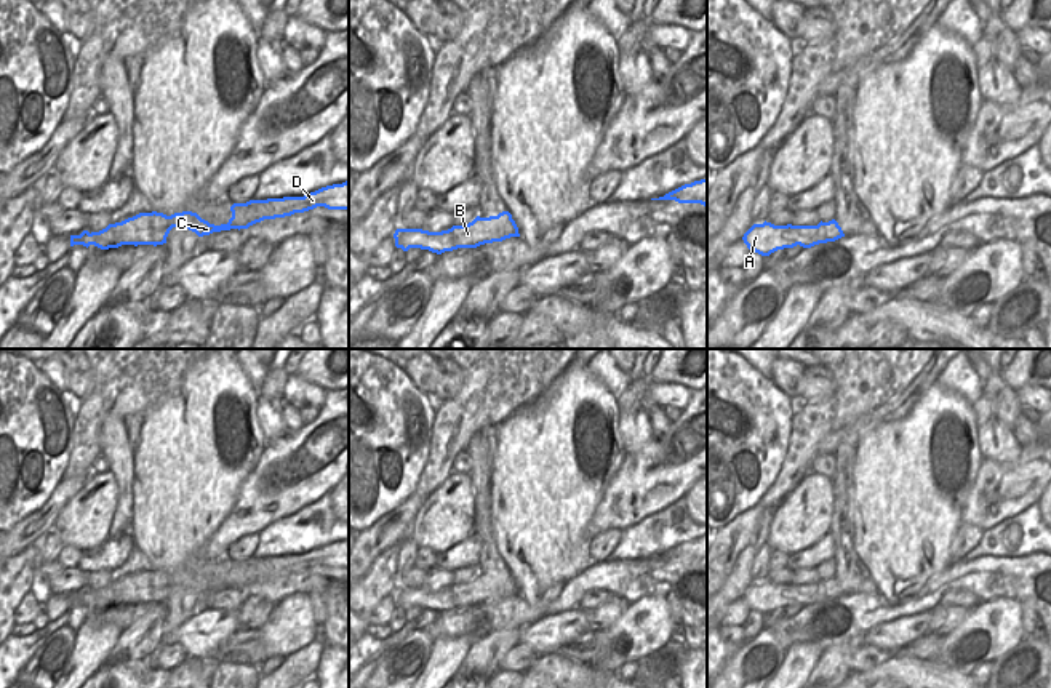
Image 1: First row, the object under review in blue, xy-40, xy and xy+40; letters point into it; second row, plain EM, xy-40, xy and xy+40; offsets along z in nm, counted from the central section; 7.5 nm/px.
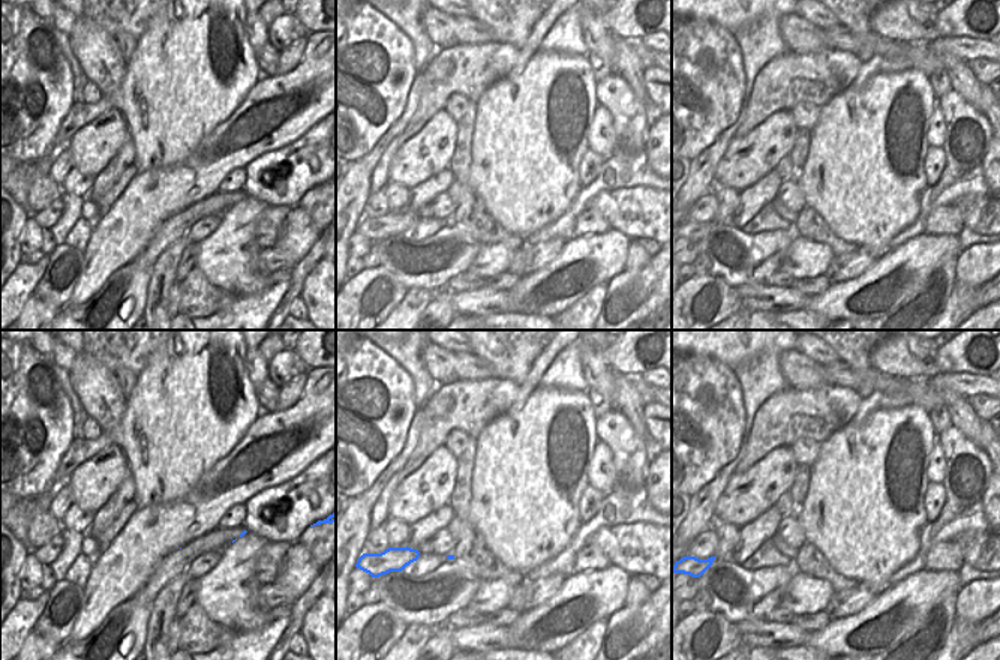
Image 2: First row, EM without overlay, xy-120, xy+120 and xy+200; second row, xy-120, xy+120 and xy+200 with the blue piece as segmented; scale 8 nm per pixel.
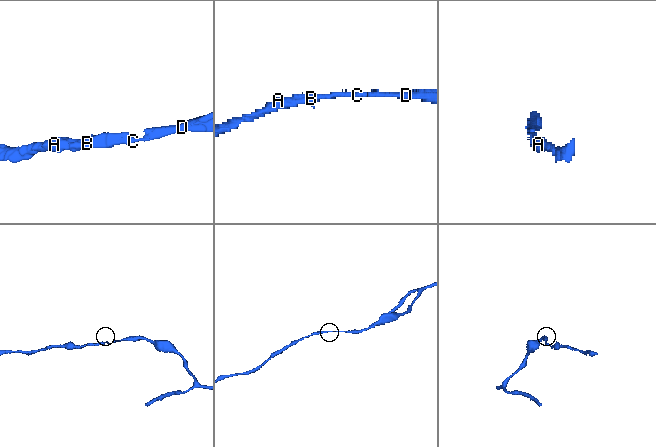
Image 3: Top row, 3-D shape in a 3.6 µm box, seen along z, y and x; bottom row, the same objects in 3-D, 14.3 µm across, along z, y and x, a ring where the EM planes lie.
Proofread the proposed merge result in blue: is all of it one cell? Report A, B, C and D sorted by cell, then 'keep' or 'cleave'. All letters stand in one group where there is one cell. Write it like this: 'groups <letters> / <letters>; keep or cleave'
groups A B C D; keep

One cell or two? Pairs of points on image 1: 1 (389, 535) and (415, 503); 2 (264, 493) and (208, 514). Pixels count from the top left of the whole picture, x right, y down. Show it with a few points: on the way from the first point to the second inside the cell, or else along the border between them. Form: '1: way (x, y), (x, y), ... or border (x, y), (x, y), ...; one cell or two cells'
1: way (392, 527), (407, 511); one cell
2: border (251, 471), (243, 480), (231, 512), (211, 535); two cells

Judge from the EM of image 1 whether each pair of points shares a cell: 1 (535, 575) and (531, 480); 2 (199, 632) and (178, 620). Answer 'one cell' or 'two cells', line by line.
1: one cell
2: two cells

